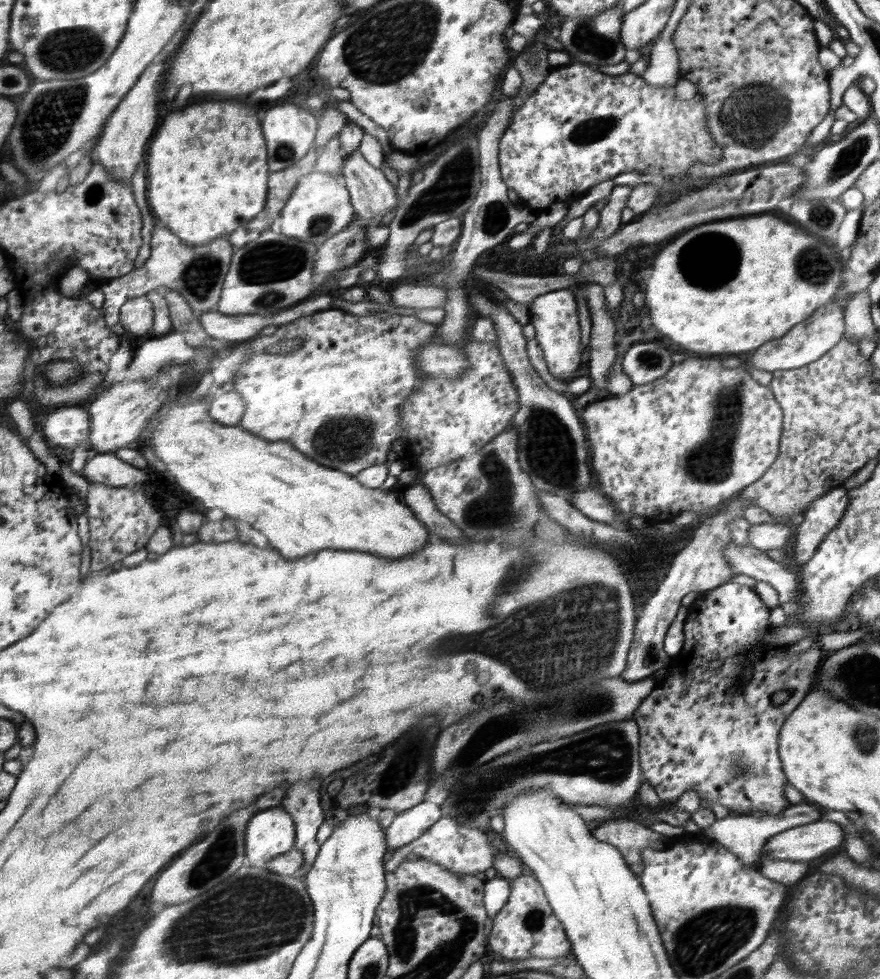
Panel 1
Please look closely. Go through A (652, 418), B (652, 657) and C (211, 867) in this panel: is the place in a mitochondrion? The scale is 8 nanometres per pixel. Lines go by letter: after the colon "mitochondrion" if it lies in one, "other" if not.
A: other
B: other
C: mitochondrion

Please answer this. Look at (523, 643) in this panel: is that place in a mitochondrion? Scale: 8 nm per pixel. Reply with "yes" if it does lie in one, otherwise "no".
yes

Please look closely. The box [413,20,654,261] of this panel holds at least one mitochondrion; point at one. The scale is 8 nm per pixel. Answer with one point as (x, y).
(586, 38)

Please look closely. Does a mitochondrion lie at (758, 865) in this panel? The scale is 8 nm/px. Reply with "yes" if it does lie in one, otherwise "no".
no

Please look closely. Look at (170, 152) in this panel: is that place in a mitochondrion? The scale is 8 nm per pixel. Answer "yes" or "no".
no

